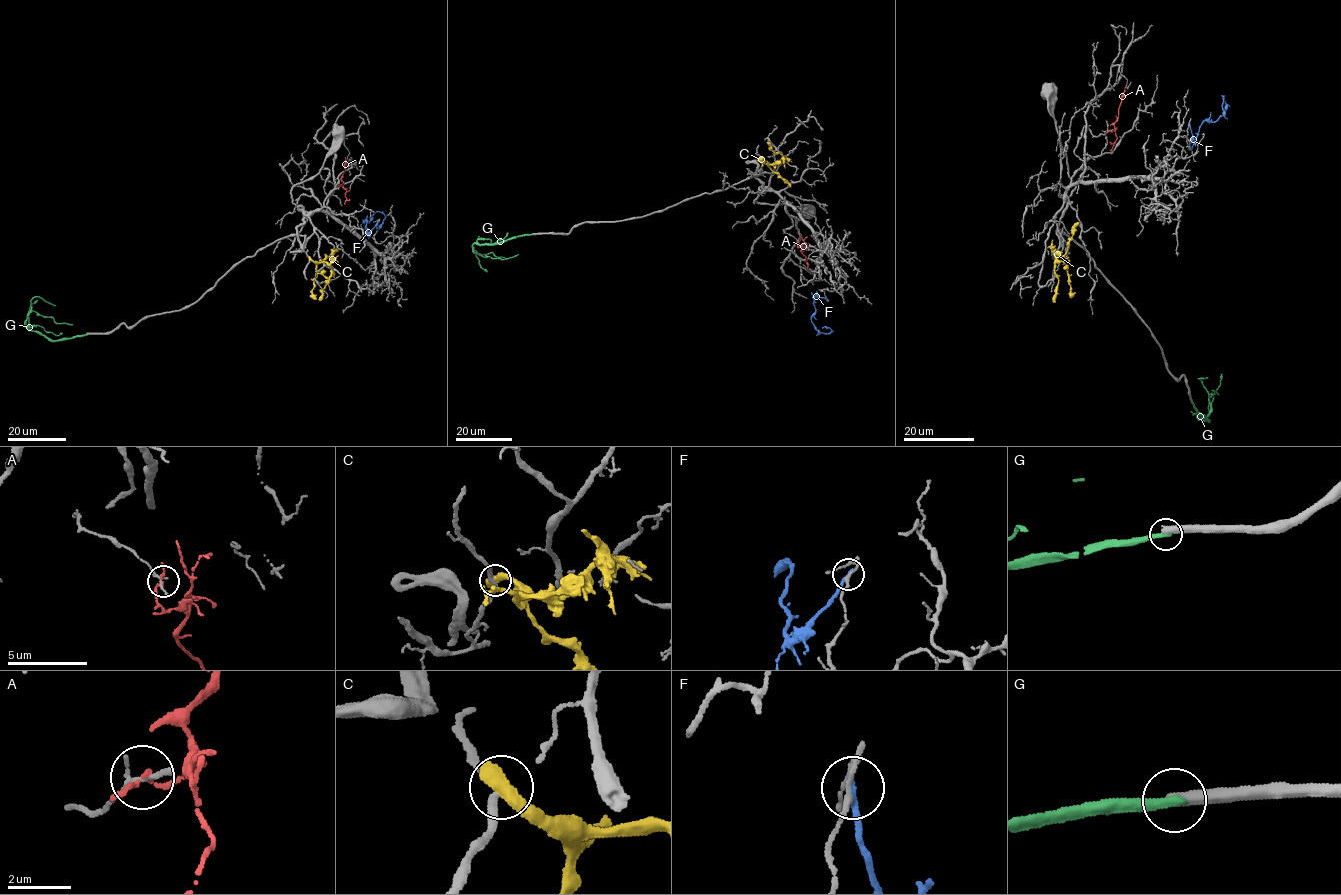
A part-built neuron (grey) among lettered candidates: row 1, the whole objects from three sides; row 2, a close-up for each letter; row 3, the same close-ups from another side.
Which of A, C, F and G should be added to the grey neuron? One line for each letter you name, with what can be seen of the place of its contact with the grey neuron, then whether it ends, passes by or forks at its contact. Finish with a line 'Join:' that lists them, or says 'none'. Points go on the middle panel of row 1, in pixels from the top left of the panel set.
Join: none

